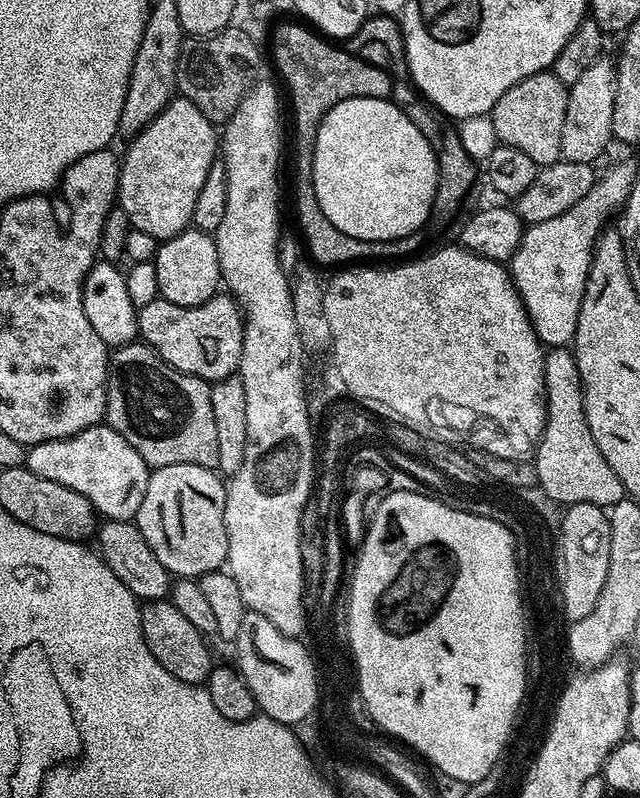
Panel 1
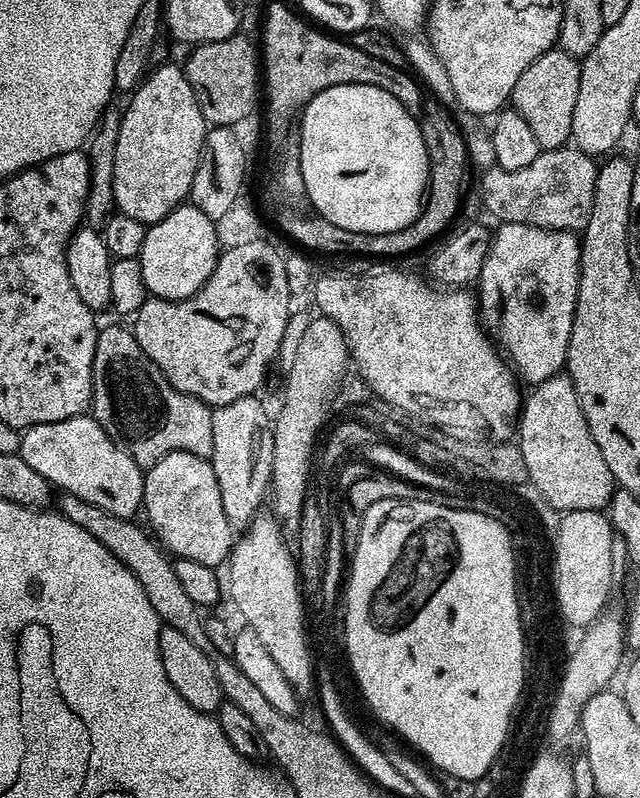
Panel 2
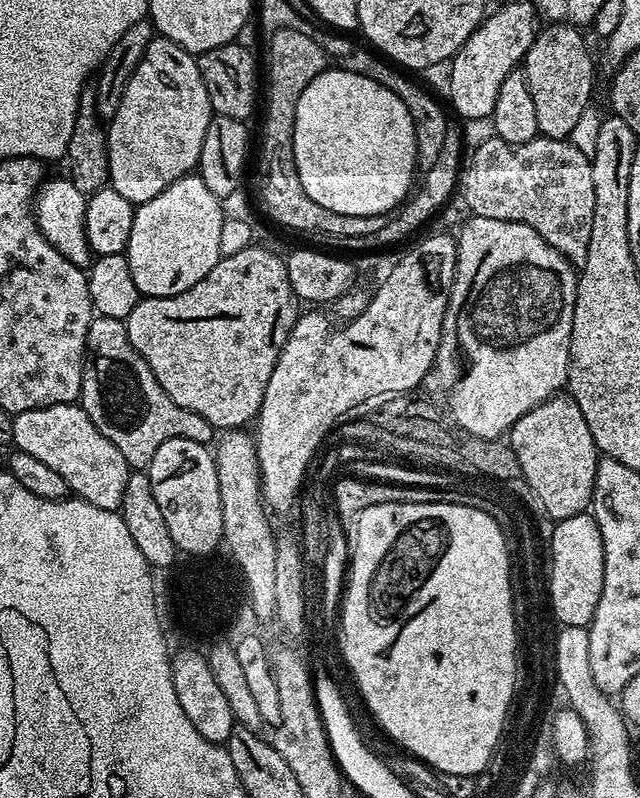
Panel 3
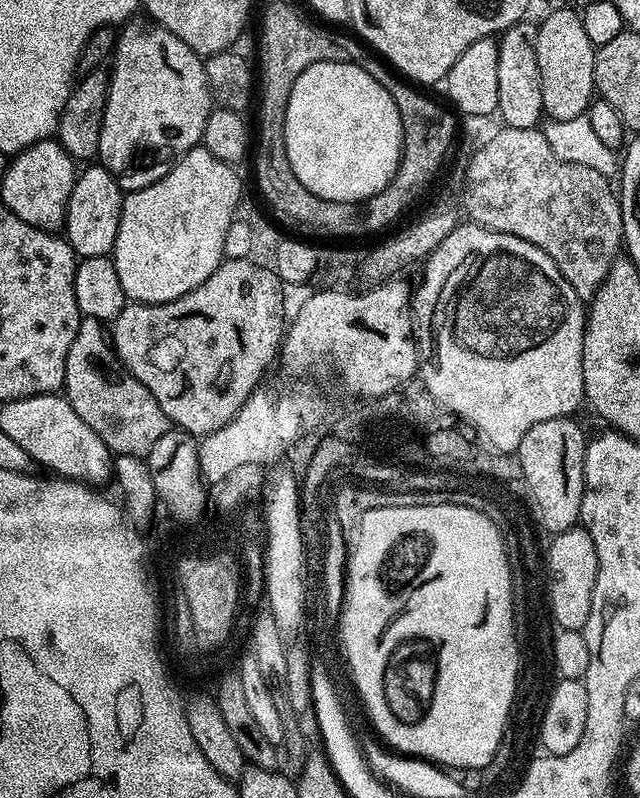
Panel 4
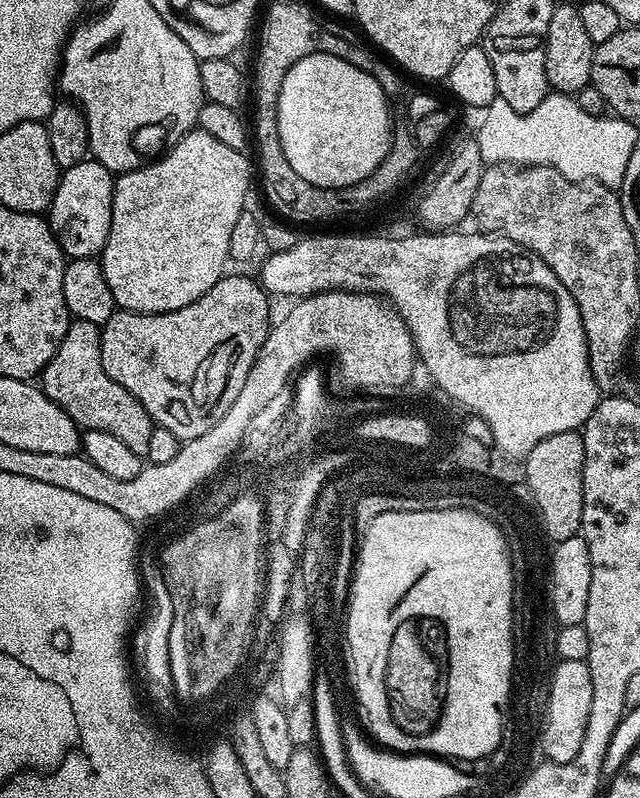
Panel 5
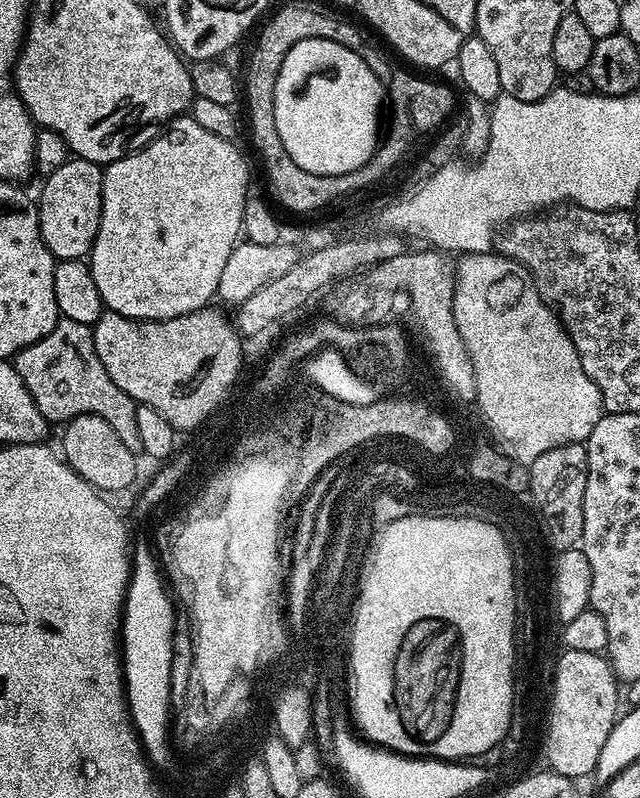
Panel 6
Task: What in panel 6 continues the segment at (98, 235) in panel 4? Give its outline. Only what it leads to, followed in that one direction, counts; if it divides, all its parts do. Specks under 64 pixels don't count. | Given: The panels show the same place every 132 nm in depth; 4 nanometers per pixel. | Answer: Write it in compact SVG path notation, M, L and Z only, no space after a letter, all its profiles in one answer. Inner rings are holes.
M69 158L62 166L43 181L44 189L38 196L38 211L40 213L40 233L46 246L52 251L57 261L84 260L91 253L92 243L98 234L100 225L100 211L102 210L102 182L104 181L104 168L89 160Z

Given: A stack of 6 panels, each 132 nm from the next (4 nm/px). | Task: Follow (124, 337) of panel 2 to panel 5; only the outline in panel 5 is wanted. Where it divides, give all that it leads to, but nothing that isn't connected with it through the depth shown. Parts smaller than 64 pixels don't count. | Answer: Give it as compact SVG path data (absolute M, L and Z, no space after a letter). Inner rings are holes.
M73 319L69 323L54 358L44 367L43 390L81 429L106 430L106 434L114 434L114 438L119 438L134 454L147 457L154 421L130 390L118 386L118 382L102 370L100 330L101 325L94 322Z

